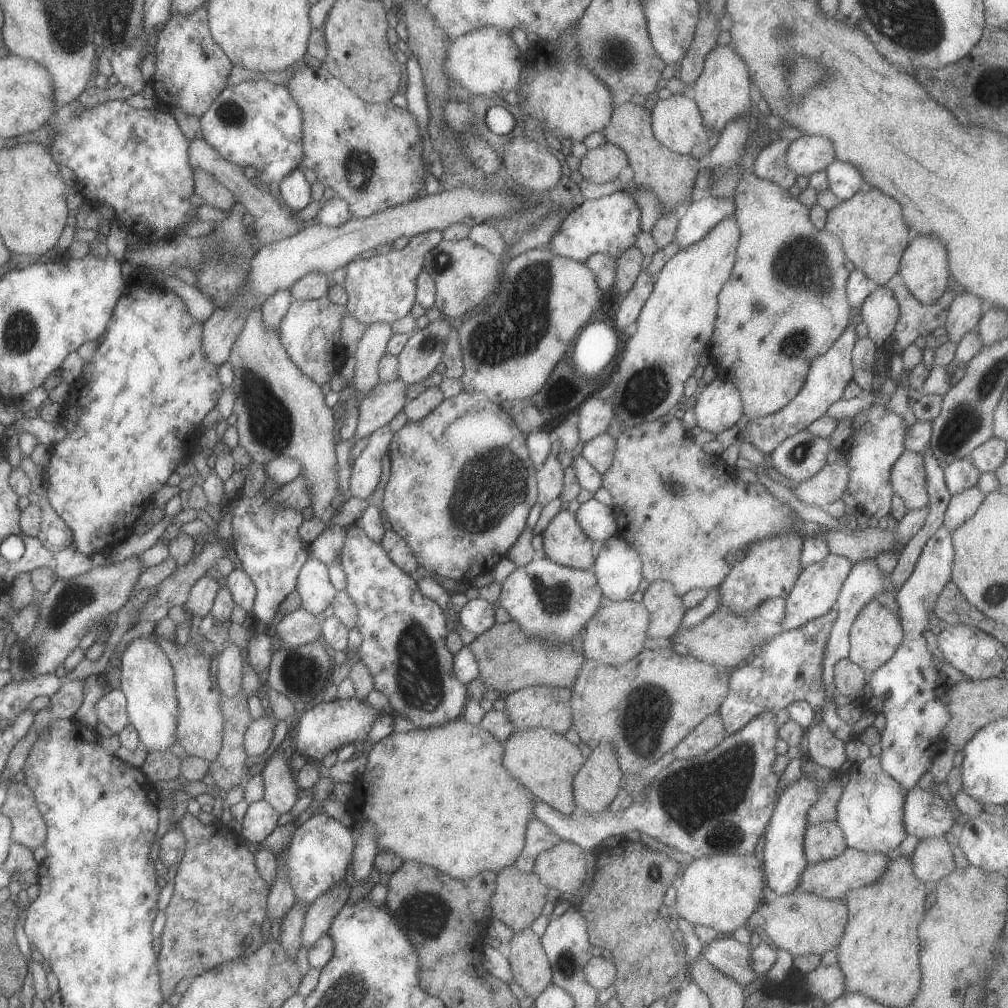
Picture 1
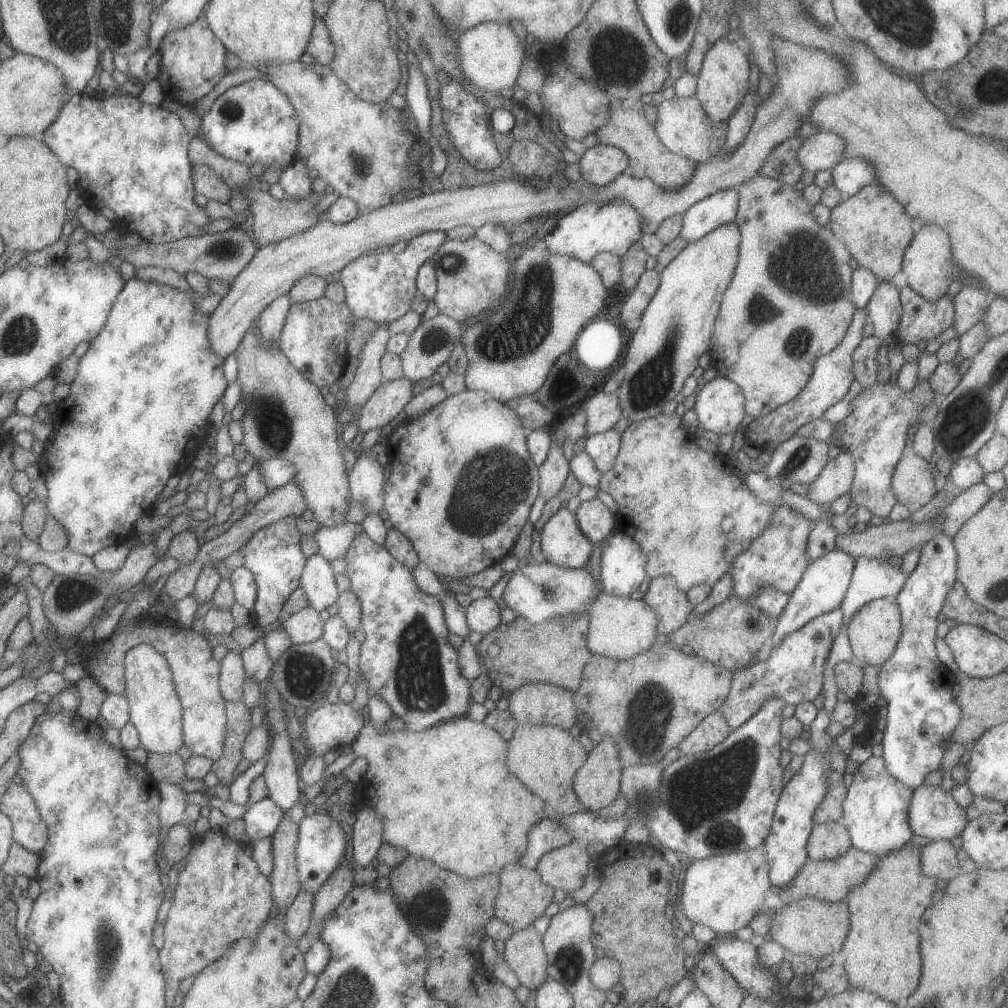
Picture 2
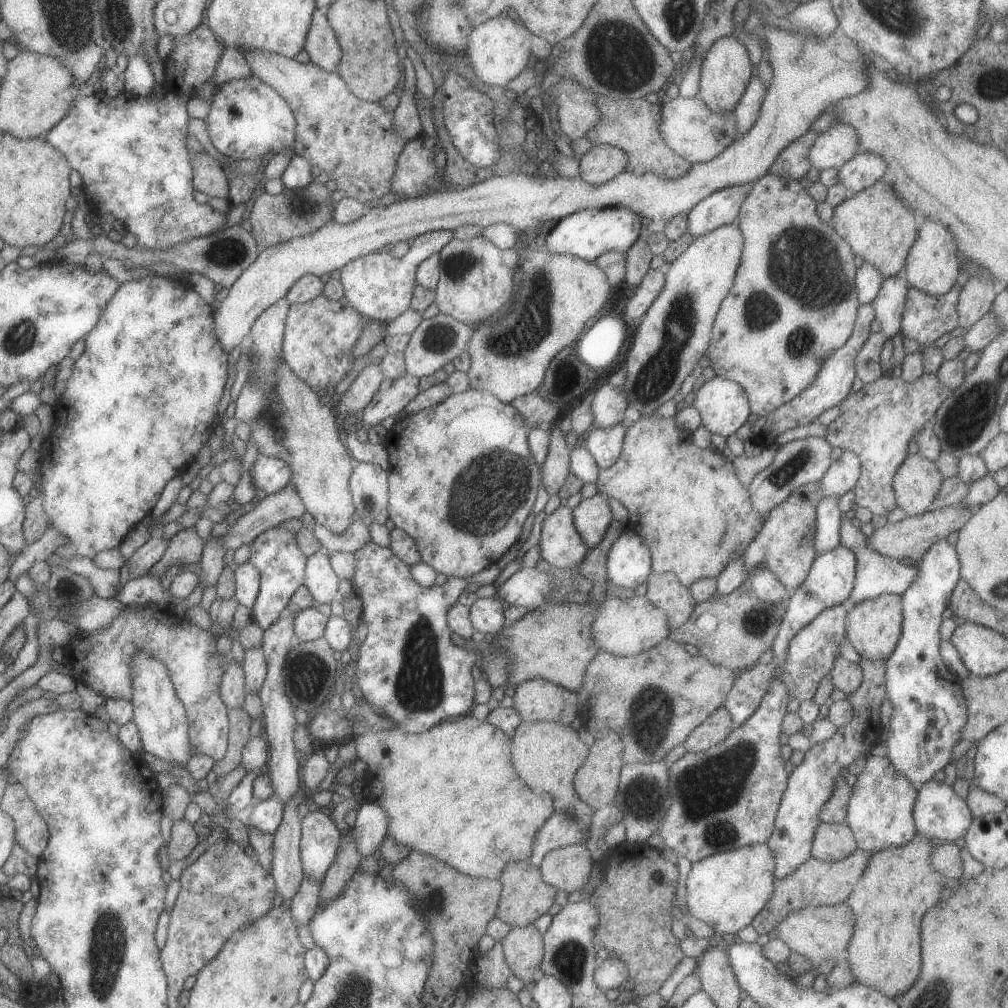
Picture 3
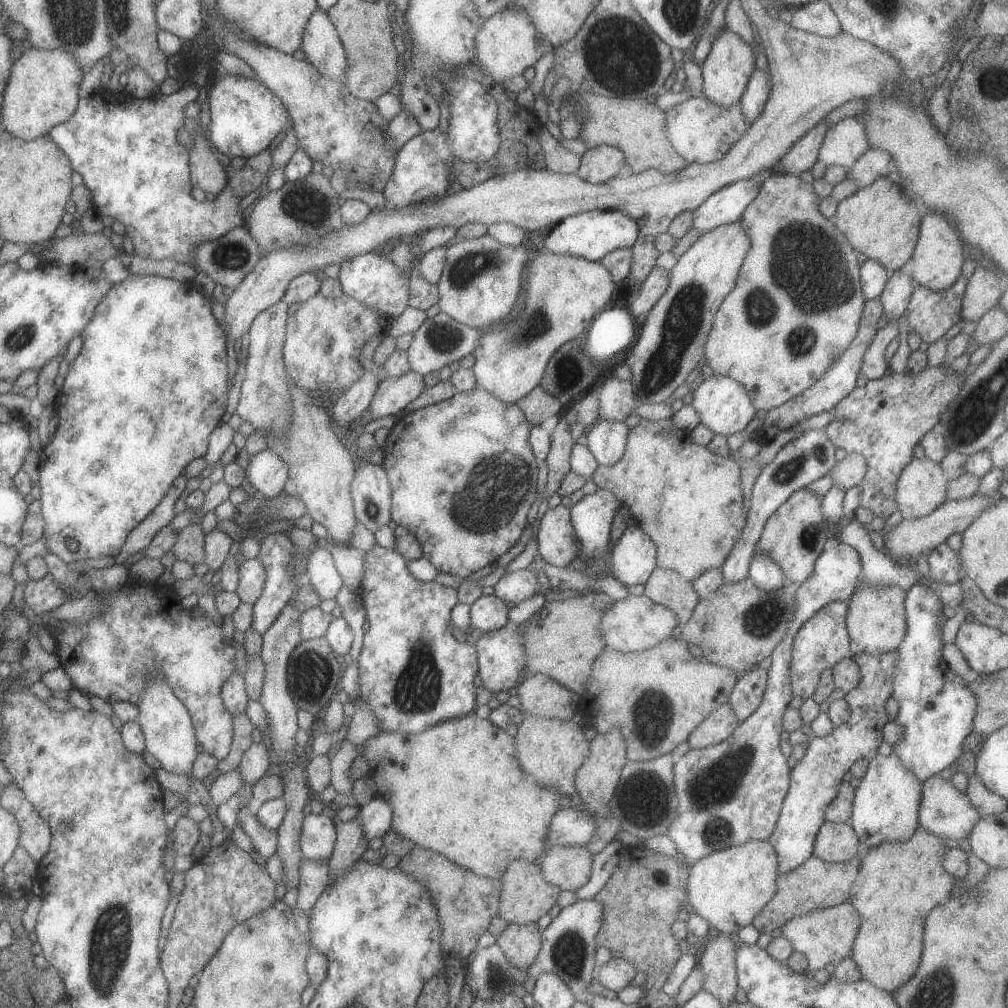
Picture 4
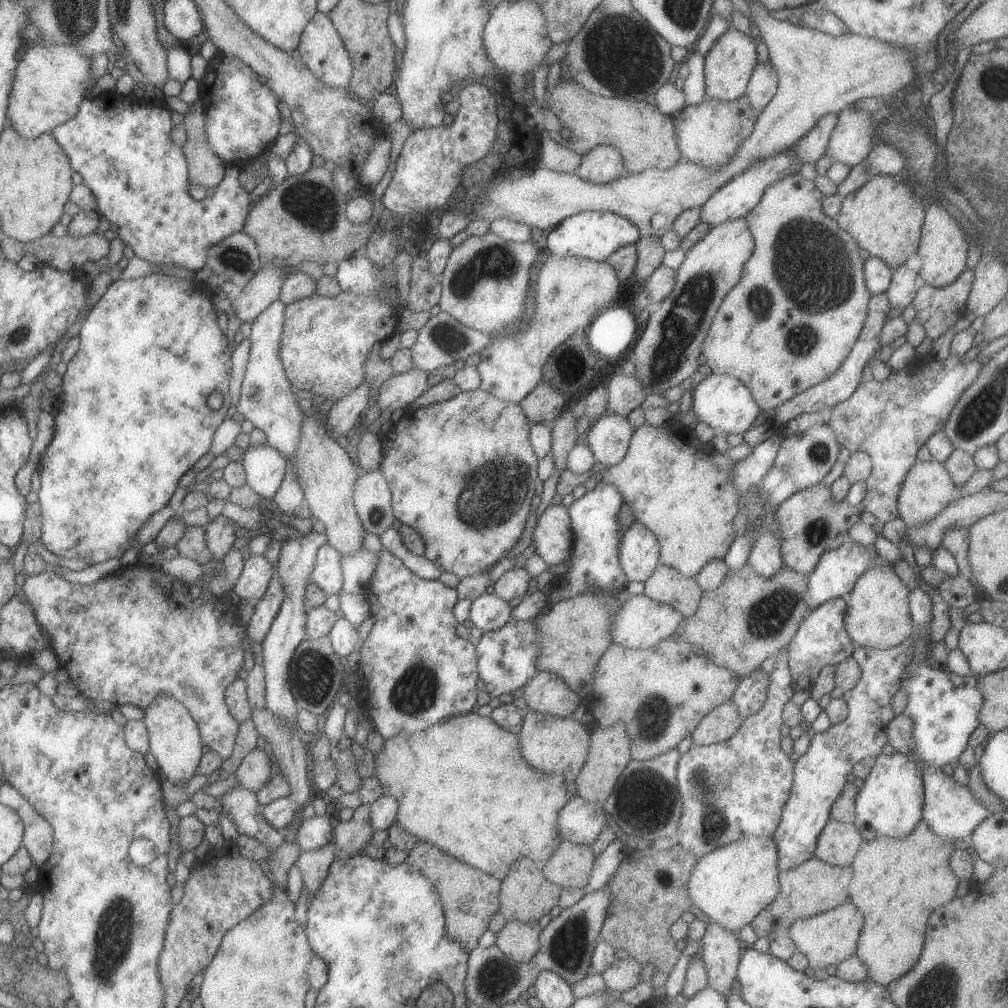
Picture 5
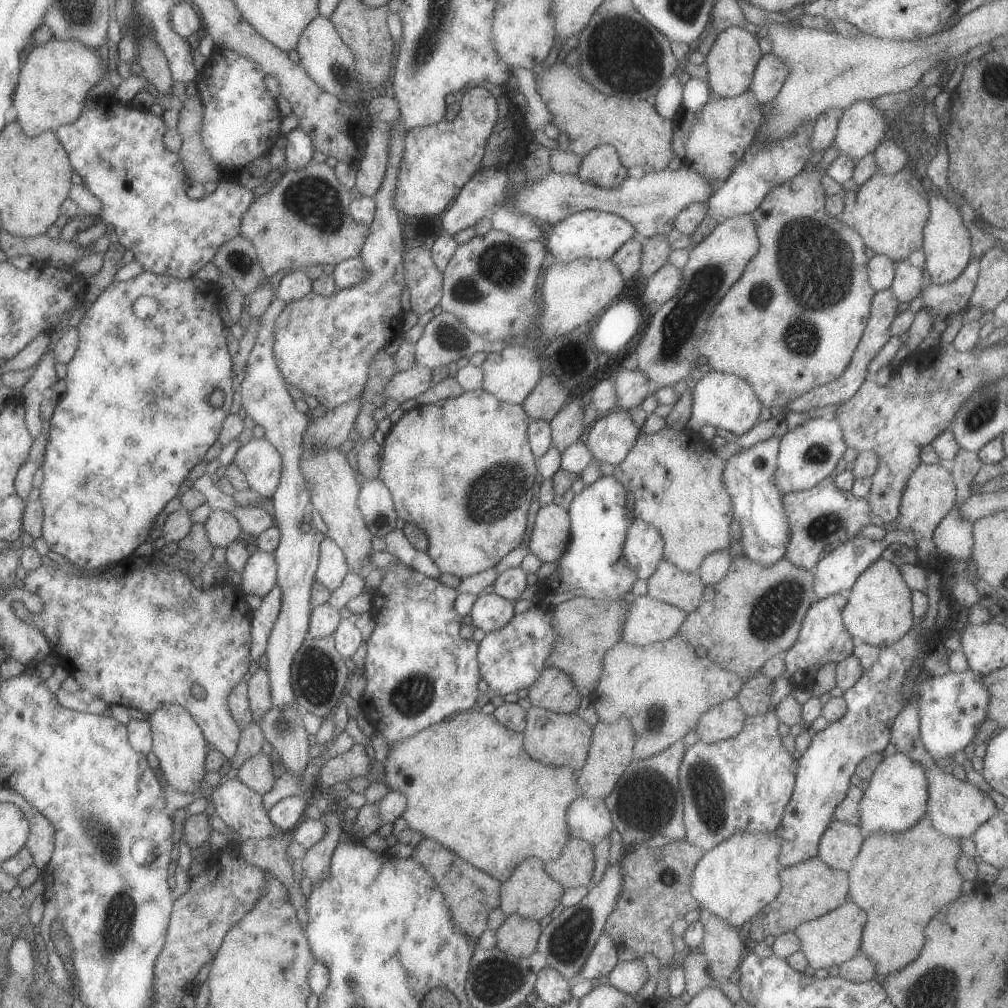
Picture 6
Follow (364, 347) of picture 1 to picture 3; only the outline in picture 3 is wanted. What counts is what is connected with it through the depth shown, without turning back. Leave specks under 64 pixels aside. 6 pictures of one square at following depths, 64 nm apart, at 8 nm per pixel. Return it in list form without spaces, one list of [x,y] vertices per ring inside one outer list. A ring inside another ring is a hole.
[[[372,363],[359,372],[354,382],[341,396],[337,408],[339,421],[342,422],[349,414],[364,410],[370,404],[384,378],[386,377],[382,369]]]

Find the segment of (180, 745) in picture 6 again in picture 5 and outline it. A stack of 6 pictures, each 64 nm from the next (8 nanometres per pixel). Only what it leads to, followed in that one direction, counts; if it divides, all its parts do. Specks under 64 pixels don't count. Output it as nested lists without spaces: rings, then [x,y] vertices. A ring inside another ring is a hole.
[[[160,694],[150,706],[144,709],[144,724],[150,738],[150,752],[159,764],[159,770],[174,785],[186,783],[192,776],[198,775],[200,759],[204,756],[204,742],[200,738],[198,724],[191,712],[181,702]]]

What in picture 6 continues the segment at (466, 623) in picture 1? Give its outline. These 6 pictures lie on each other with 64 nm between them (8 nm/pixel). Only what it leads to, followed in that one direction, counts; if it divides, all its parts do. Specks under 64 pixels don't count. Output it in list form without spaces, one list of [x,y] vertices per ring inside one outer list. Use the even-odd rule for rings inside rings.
[[[495,592],[480,595],[471,609],[473,626],[482,628],[486,633],[501,629],[514,618],[514,605]]]

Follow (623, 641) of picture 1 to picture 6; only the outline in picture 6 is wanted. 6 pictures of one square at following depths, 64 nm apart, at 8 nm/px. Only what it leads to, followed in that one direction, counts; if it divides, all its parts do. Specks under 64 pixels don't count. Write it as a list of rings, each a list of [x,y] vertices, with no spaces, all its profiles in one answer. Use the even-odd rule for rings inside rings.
[[[635,595],[634,598],[636,600],[630,604],[626,622],[622,626],[622,639],[628,644],[640,646],[640,644],[650,644],[650,642],[658,642],[658,640],[668,640],[679,634],[680,627],[689,617],[681,608],[653,599],[651,596]]]

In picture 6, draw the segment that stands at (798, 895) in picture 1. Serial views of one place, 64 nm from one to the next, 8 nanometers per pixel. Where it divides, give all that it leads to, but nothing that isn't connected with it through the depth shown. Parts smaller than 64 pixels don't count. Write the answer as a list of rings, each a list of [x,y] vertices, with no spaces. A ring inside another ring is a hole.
[[[848,900],[836,910],[831,910],[820,918],[802,922],[793,932],[800,940],[800,951],[807,956],[809,965],[815,969],[828,969],[834,965],[844,964],[861,951],[866,921],[866,914],[860,910],[860,906],[852,900]]]

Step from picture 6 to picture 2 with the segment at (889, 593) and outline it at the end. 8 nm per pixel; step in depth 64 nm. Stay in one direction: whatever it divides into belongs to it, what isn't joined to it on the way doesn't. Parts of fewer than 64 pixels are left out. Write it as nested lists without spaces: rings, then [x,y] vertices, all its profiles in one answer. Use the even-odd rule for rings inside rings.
[[[882,597],[867,602],[852,616],[848,624],[848,636],[854,652],[854,659],[864,665],[881,666],[896,650],[902,634],[901,612],[898,604]]]

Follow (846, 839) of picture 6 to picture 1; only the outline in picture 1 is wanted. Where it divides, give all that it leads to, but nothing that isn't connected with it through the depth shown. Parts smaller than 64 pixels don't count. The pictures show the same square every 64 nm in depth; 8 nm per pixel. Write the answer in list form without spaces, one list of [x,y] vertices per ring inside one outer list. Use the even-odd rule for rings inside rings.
[[[838,822],[808,825],[804,836],[804,852],[809,863],[832,860],[848,848]]]

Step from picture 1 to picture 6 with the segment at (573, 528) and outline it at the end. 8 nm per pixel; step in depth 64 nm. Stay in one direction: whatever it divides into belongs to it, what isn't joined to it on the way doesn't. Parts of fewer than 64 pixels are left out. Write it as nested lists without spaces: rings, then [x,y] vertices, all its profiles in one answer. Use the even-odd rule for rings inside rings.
[[[550,503],[537,512],[529,552],[541,562],[556,562],[569,546],[571,522],[568,511]]]

